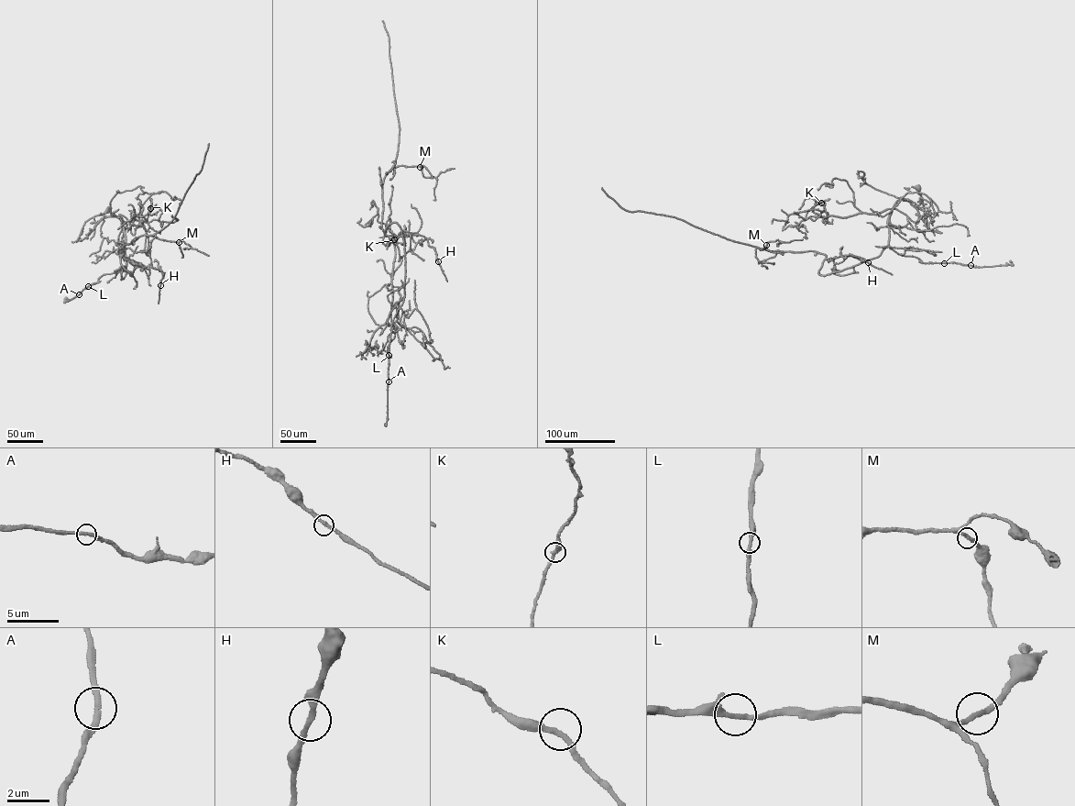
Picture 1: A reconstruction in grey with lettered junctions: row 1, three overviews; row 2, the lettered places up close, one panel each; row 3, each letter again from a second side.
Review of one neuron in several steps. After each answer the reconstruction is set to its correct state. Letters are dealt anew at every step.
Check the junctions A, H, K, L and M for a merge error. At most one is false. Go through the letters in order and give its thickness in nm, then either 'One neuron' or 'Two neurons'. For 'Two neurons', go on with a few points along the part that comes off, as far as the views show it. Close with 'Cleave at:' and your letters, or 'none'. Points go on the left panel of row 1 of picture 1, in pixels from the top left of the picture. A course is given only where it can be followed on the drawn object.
A: Thickness 240 nm. One neuron
H: Thickness 240 nm. One neuron
K: Thickness 240 nm. One neuron
L: Thickness 240 nm. One neuron
M: Thickness 240 nm. One neuron
Cleave at: none

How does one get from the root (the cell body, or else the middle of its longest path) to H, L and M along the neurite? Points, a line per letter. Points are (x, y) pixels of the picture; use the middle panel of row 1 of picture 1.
H: (377, 347), (360, 353), (405, 293), (400, 228), (394, 222), (387, 226), (388, 235), (424, 237), (438, 261)
L: (377, 347), (360, 353), (366, 350), (374, 332), (386, 322), (395, 303), (404, 296), (392, 323), (389, 355)
M: (377, 347), (360, 353), (405, 293), (400, 228), (381, 227), (383, 180), (420, 167)

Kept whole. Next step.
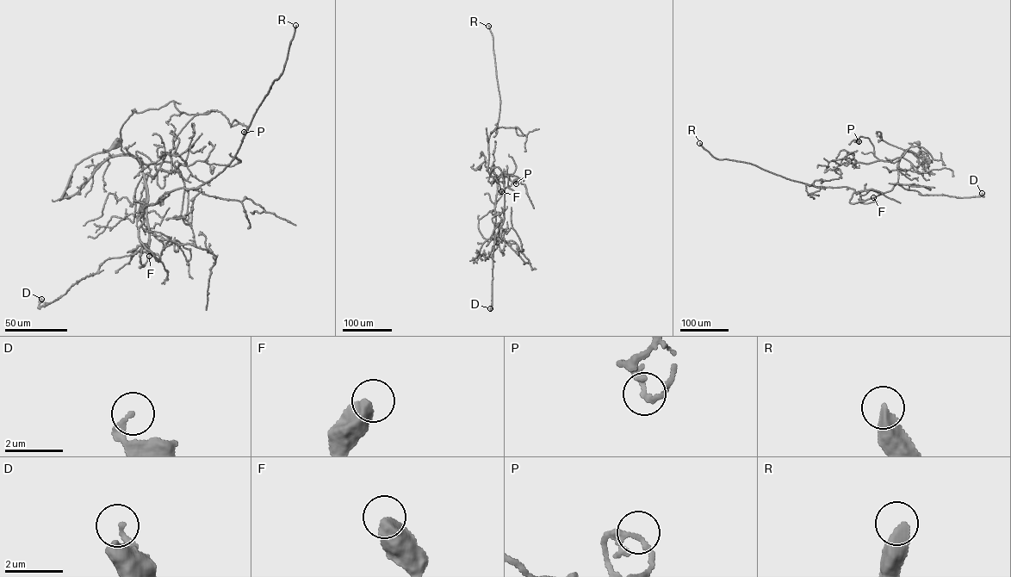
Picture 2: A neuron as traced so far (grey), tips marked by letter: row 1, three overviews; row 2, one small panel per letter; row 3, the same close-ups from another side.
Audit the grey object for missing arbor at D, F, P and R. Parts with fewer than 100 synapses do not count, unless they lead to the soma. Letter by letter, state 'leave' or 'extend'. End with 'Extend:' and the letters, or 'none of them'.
D: leave
F: leave
P: leave
R: extend
Extend: R

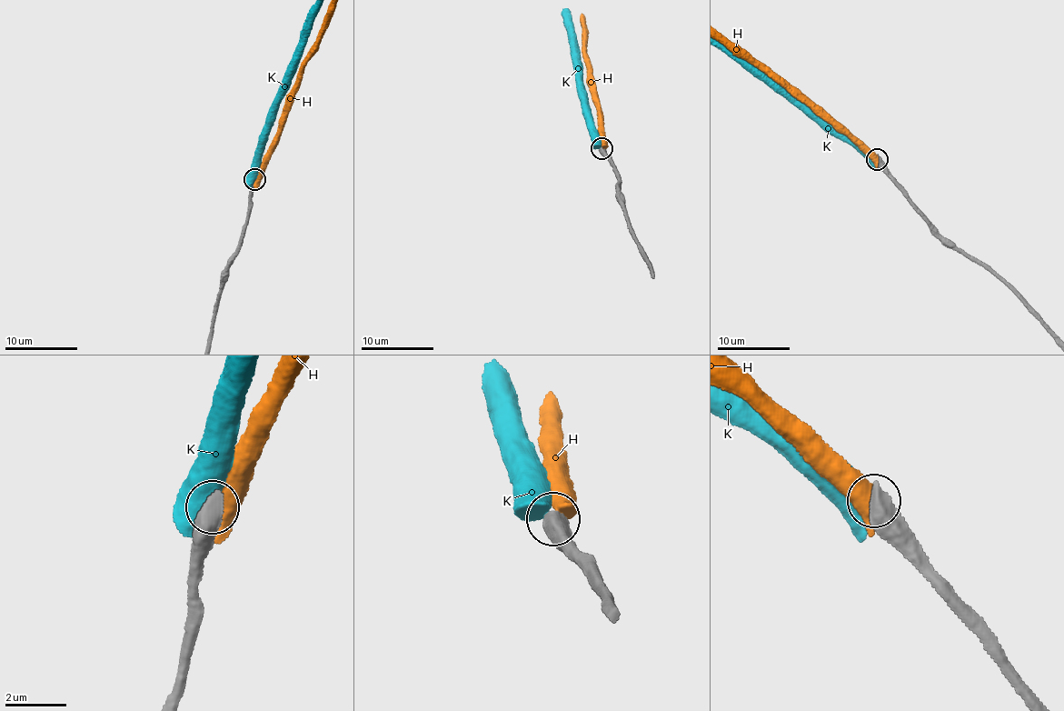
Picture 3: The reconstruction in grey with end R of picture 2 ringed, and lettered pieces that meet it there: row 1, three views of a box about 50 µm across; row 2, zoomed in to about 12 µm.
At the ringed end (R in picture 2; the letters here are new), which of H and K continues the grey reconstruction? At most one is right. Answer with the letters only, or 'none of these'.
none of these

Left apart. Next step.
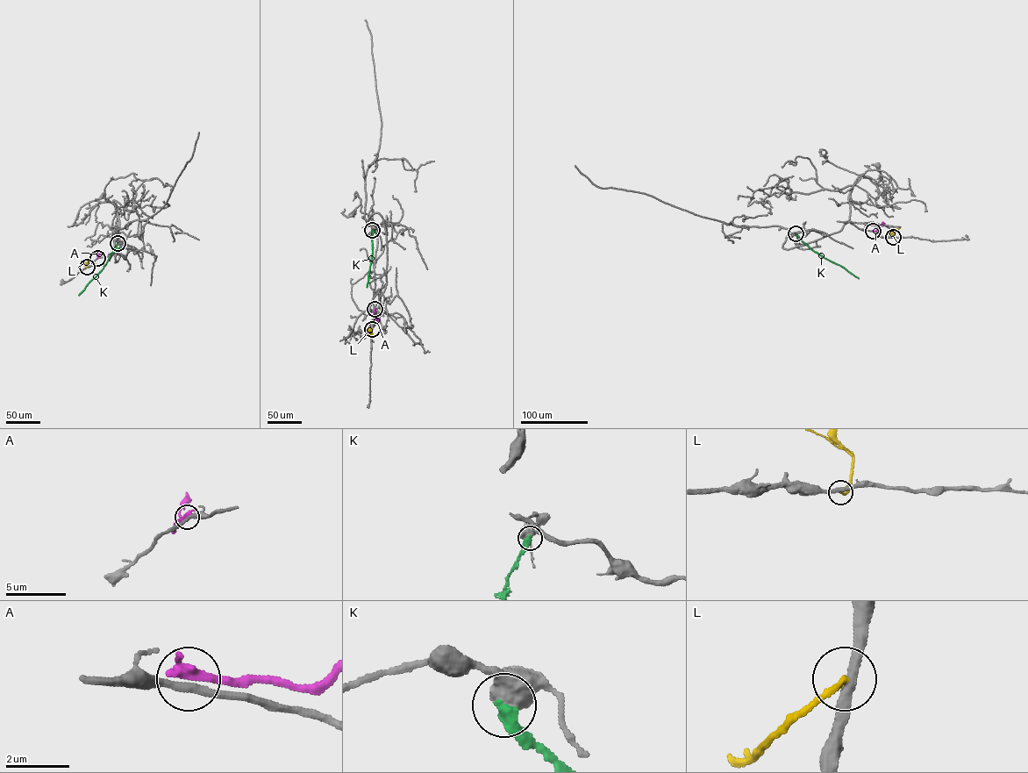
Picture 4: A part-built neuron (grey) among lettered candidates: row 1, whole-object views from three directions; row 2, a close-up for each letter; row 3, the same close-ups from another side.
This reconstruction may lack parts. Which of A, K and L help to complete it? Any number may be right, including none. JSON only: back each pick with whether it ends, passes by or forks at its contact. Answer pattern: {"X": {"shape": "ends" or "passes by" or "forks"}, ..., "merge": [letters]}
{"merge": []}

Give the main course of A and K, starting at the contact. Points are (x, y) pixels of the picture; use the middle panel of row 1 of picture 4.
A: (374, 309), (375, 319), (380, 318)
K: (372, 230), (372, 254), (367, 287)

